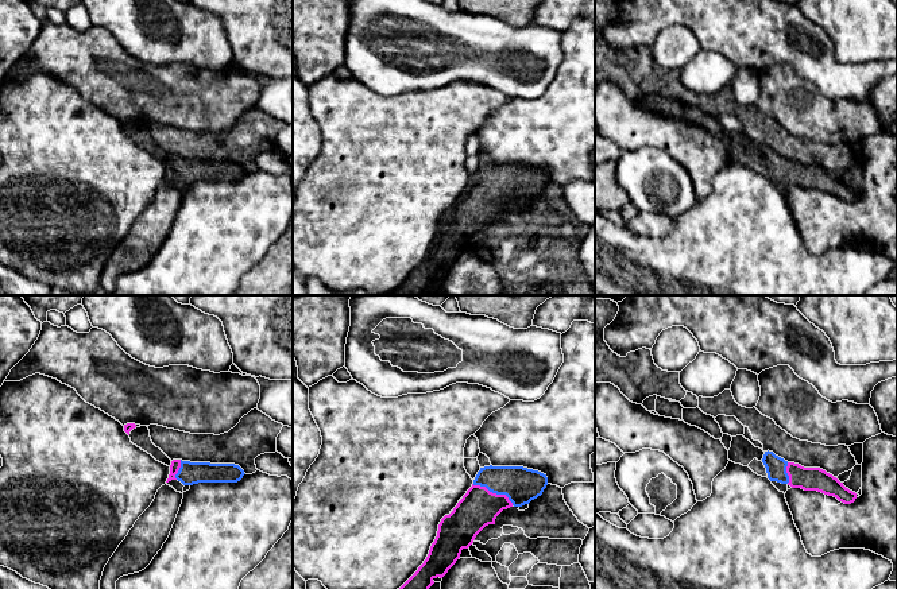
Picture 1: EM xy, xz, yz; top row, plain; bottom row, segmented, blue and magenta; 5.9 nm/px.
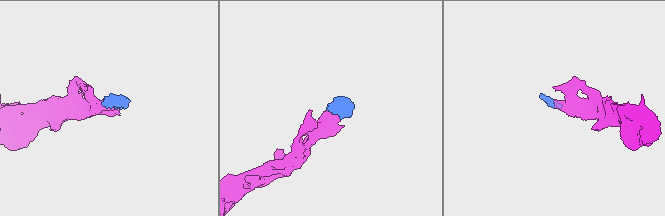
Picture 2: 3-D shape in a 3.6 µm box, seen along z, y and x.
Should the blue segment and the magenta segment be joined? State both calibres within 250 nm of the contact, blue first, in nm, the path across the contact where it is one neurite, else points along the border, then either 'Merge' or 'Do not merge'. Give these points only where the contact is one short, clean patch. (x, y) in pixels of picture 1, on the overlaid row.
Thickness 220 nm (blue) against 240 nm. Path across: xz (521, 485), (499, 487), (494, 492), (479, 507). Merge

